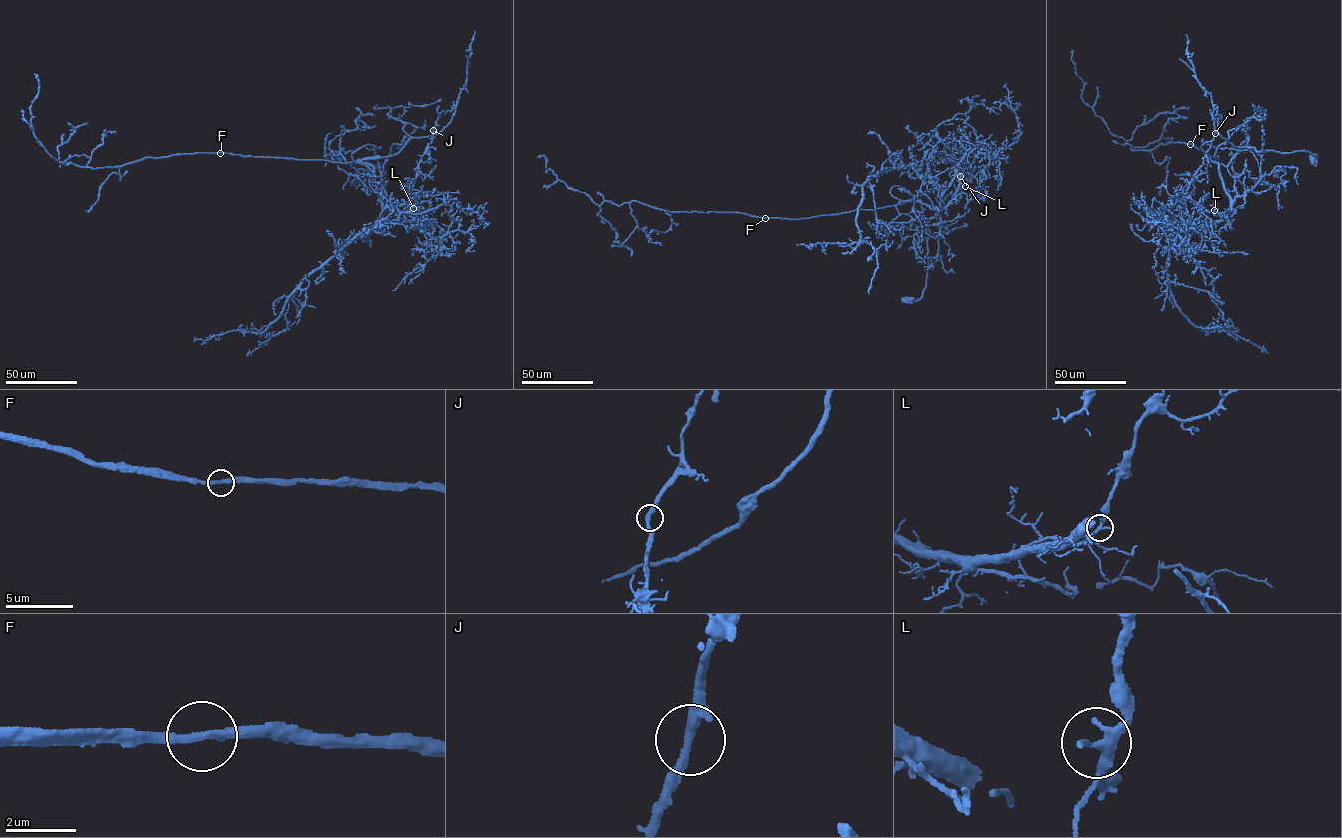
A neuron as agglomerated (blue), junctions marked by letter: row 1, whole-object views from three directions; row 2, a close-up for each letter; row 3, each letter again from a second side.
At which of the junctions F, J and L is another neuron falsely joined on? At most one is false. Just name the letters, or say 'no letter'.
no letter

